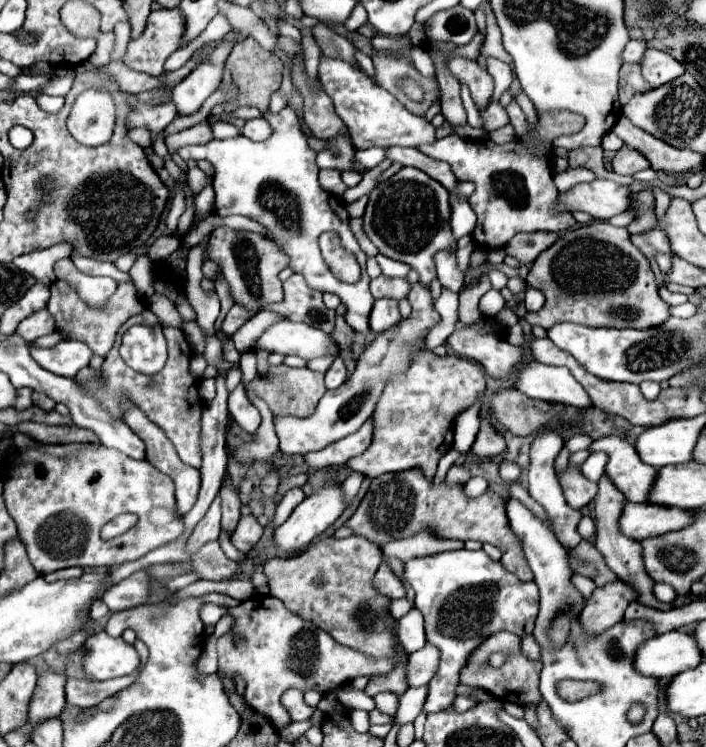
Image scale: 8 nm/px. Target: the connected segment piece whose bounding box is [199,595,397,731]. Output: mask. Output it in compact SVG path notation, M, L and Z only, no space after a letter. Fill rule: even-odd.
M271 595L261 597L261 601L243 601L233 609L207 603L201 605L199 613L201 621L207 625L215 625L225 613L231 613L235 617L231 631L217 641L219 671L229 679L241 677L245 681L245 701L257 713L263 713L263 717L267 717L271 725L275 725L275 731L281 731L289 725L289 715L279 701L281 693L289 687L297 687L301 691L317 689L325 693L337 685L351 683L359 675L387 675L389 669L397 665L395 657L375 659L367 657L361 651L335 643L329 633L319 629L315 623L299 617L297 613L287 611L283 601ZM233 631L245 637L241 645L233 643Z

